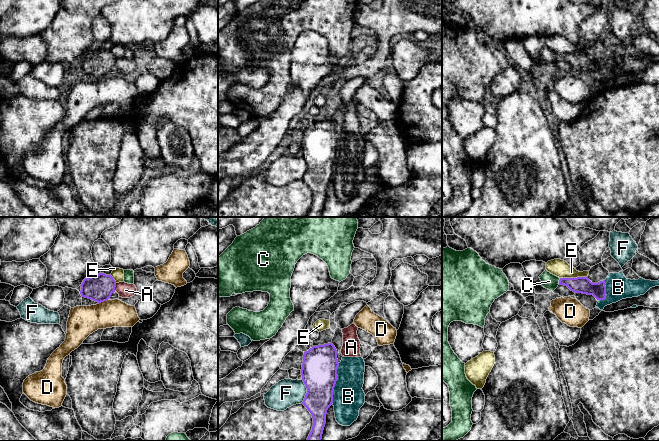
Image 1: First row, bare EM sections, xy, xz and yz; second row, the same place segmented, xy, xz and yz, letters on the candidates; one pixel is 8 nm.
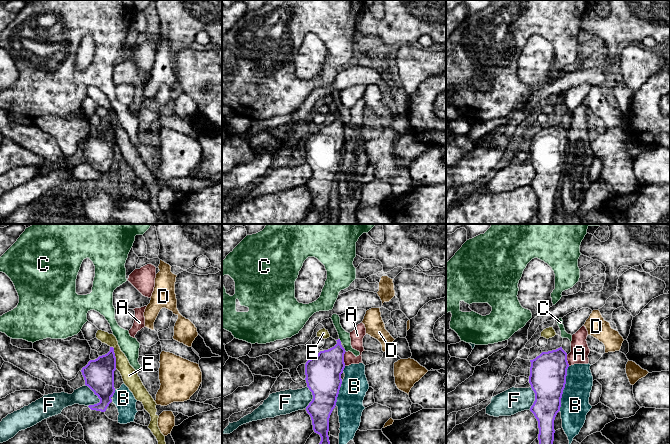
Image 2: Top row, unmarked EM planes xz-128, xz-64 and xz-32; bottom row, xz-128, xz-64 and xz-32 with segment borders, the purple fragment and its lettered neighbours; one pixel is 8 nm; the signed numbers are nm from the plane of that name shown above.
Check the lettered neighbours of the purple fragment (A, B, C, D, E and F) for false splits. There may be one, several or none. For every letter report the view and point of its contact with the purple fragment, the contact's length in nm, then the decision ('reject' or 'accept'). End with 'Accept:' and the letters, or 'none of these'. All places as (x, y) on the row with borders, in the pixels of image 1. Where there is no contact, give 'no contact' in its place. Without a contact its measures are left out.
A: meets purple in xy at (115, 286); contact 70 nm long; reject
B: meets purple in xz at (335, 383); contact 340 nm long; reject
C: meets purple in yz at (559, 281); contact 60 nm long; reject
D: meets purple in xy at (103, 301); contact 80 nm long; reject
E: meets purple in yz at (573, 278); contact 220 nm long; reject
F: meets purple in xz at (307, 391); contact 200 nm long; reject
Accept: none of these

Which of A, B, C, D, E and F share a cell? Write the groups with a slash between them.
A B / C / D / E / F

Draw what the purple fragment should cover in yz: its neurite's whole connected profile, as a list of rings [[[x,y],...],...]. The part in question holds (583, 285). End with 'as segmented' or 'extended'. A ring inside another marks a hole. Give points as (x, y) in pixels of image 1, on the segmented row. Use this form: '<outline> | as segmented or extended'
[[[588,277],[560,278],[559,285],[567,286],[575,293],[593,295],[597,300],[605,300],[607,296],[605,280],[592,283]]] | as segmented

